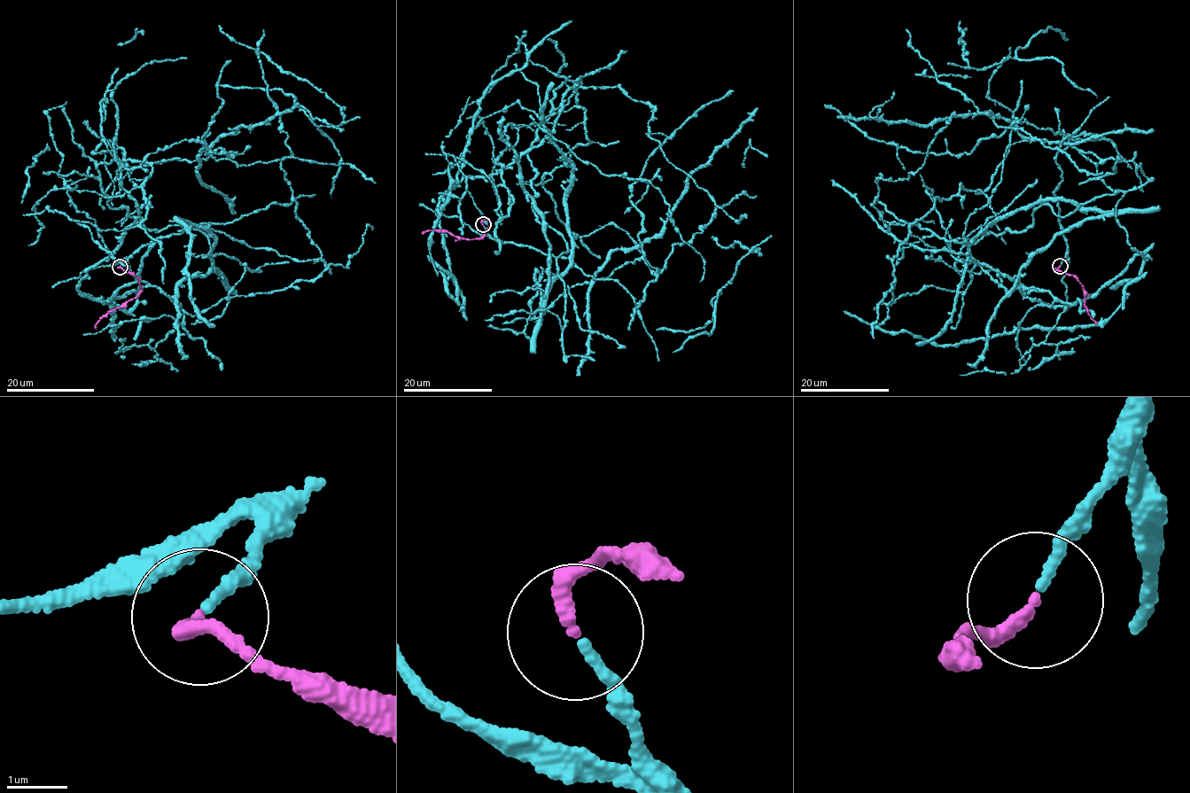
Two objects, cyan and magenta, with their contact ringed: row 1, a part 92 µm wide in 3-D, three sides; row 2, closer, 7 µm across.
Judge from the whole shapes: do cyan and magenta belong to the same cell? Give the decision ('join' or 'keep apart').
join

